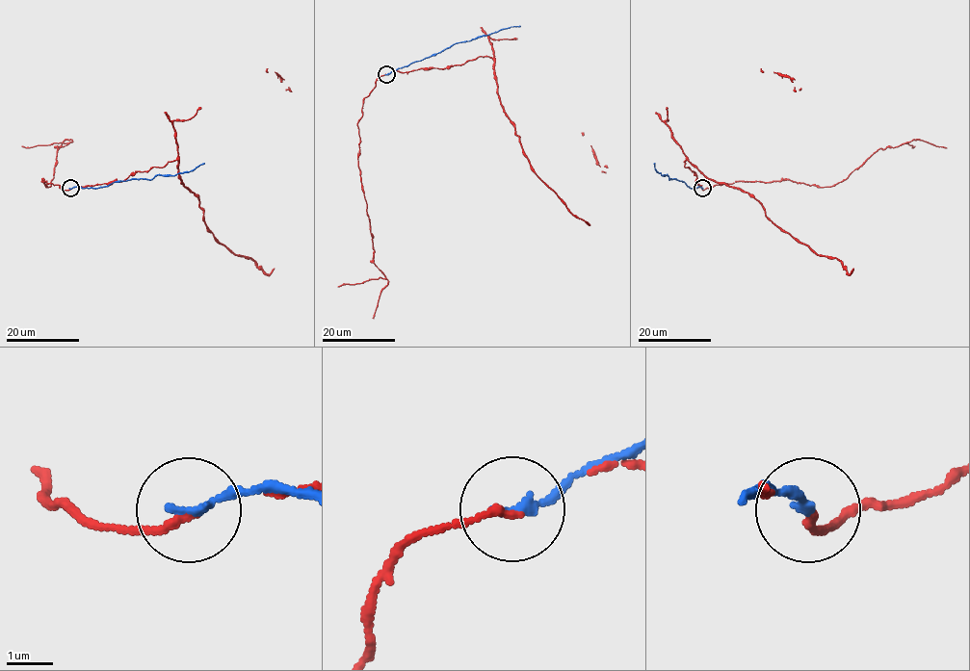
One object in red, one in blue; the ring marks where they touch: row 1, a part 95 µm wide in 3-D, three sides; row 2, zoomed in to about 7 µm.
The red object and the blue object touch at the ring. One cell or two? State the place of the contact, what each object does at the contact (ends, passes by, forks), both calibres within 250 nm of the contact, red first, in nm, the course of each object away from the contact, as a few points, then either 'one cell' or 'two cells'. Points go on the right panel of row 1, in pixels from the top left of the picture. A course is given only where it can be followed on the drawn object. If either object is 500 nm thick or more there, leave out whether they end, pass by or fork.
(702, 188) | red ends | blue ends | 180/190 nm | red via (703, 188), (688, 160), (749, 193), (819, 255), (853, 269) | blue via (702, 188), (690, 188), (676, 179), (669, 180), (667, 175), (657, 172), (654, 163) | two cells

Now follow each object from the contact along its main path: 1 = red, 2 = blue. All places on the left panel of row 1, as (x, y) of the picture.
1: (71, 188), (122, 181), (176, 160), (181, 181), (197, 197), (206, 227), (217, 239), (268, 274), (275, 269)
2: (71, 188), (105, 187), (130, 179), (149, 180), (157, 175), (188, 172), (204, 163)

